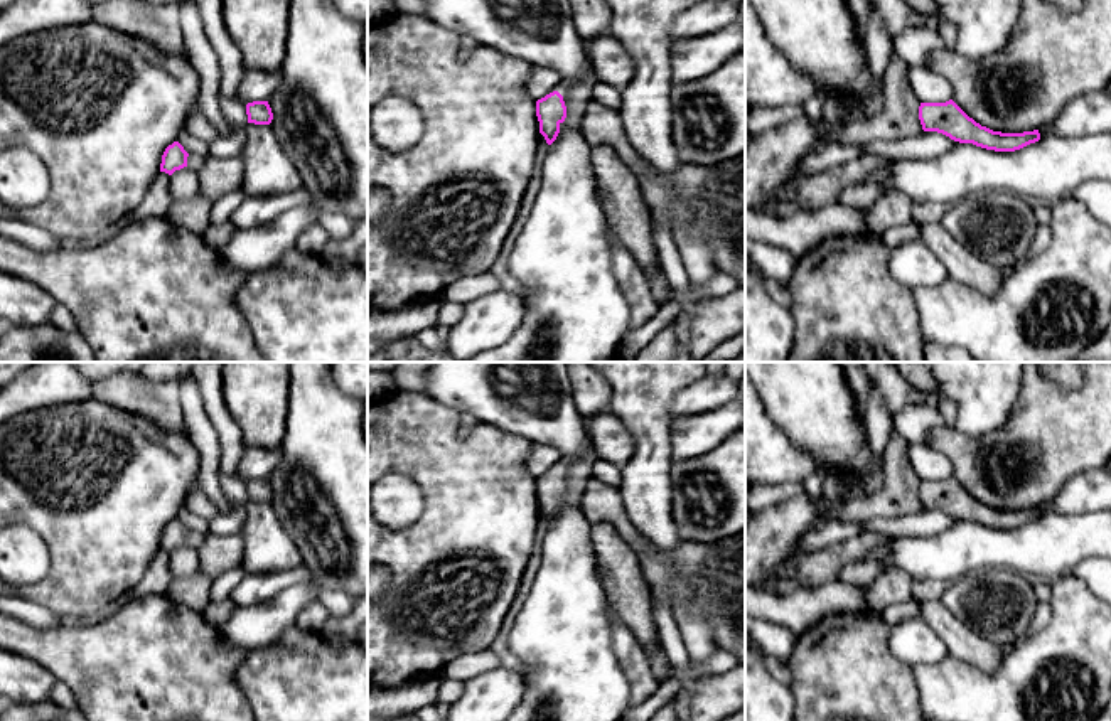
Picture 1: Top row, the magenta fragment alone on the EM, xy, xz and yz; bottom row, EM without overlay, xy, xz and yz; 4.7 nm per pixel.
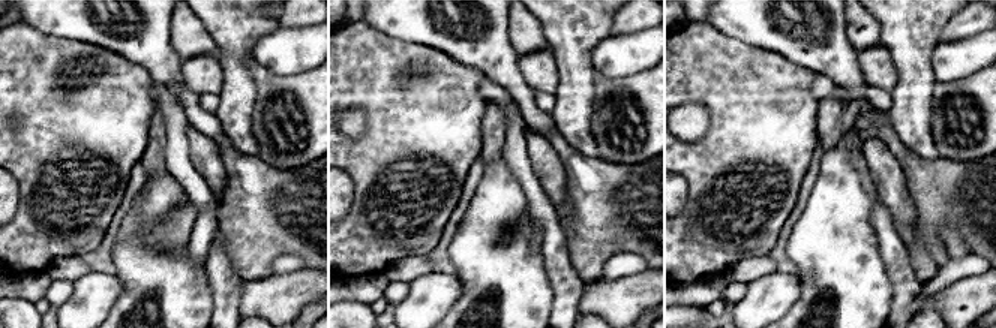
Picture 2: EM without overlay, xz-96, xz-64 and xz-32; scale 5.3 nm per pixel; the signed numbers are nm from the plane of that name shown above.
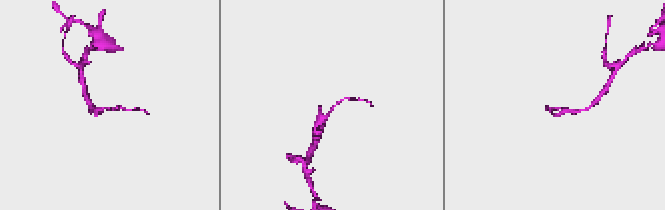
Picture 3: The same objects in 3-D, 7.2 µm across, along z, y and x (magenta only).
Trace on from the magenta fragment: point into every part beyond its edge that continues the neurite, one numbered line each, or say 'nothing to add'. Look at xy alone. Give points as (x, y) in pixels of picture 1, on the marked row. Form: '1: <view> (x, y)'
1: xy (194, 162)

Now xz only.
1: xz (577, 93)

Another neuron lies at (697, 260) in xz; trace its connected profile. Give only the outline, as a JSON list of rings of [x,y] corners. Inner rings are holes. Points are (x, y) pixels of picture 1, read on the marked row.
[[[673,200],[673,238],[681,256],[681,264],[690,283],[705,285],[720,273],[713,263],[711,251],[696,227],[696,219],[686,202]]]

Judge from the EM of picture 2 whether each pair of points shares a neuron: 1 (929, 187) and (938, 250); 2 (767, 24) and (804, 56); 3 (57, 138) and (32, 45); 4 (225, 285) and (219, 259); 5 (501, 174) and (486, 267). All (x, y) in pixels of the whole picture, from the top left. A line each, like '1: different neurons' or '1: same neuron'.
1: different neurons
2: same neuron
3: same neuron
4: same neuron
5: same neuron

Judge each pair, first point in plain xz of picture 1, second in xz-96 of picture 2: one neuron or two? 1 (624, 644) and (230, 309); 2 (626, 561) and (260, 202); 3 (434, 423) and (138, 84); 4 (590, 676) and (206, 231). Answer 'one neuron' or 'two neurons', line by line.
1: one neuron
2: two neurons
3: one neuron
4: two neurons

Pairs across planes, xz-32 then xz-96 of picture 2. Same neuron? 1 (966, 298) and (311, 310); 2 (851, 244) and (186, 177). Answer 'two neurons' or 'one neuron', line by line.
1: two neurons
2: two neurons

